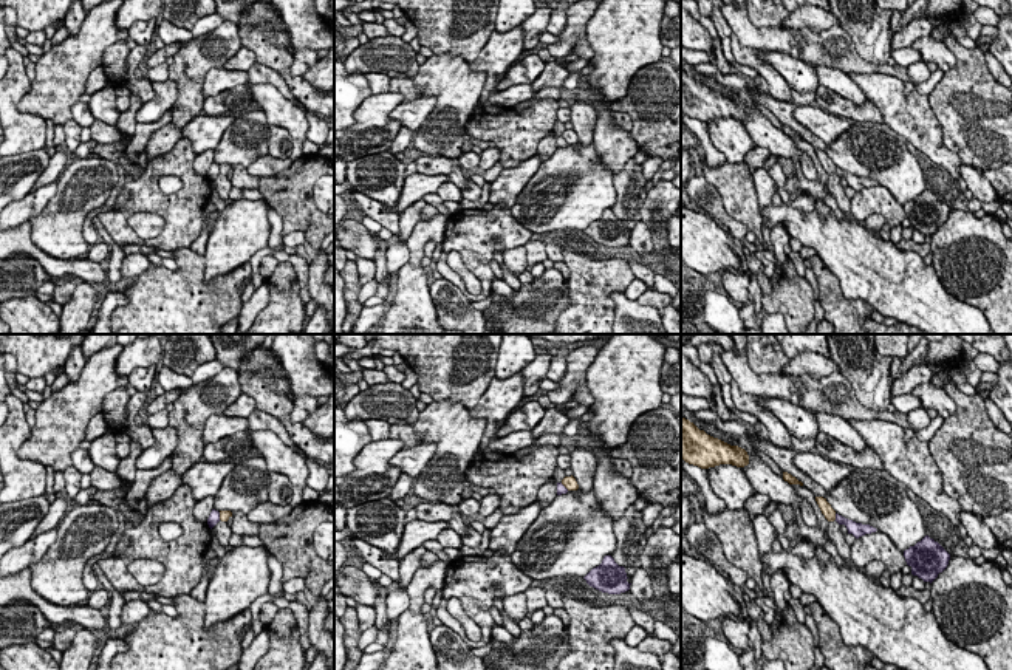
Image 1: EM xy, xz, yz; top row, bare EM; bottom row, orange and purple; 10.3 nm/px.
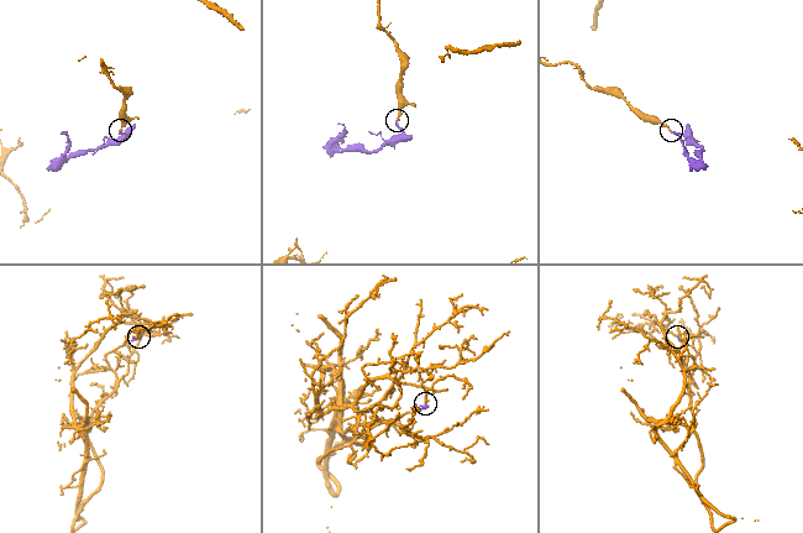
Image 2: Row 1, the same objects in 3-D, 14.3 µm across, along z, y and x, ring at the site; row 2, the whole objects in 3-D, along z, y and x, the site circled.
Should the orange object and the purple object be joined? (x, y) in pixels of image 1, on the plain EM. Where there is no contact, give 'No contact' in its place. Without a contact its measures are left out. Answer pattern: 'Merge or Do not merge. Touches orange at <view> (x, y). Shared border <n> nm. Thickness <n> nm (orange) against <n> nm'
Do not merge. Touches orange at yz (834, 170). Shared border 70 nm. Thickness 130 nm (orange) against 130 nm

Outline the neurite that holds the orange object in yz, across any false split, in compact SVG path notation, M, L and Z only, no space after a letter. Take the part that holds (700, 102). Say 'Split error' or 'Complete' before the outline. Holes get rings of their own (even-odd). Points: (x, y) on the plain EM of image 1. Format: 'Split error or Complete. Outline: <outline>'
Complete. Outline: M681 70L681 111L701 122L720 118L744 121L749 108L738 99L730 99L699 84L693 76Z

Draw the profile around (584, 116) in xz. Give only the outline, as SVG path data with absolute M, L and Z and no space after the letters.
M574 101L569 105L571 124L582 145L590 145L594 138L597 115L593 104Z

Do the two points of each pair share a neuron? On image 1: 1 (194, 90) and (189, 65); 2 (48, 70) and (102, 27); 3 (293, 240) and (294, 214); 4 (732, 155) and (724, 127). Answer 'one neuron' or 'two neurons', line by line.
1: one neuron
2: one neuron
3: two neurons
4: one neuron

